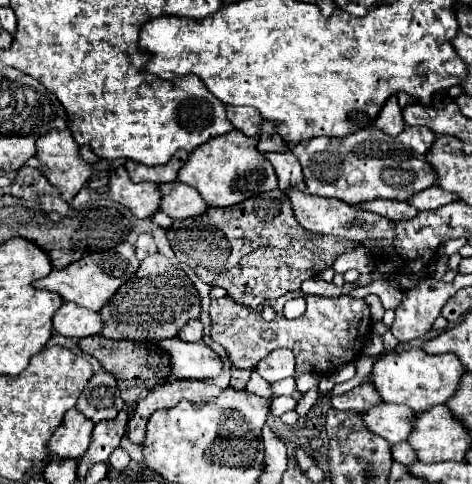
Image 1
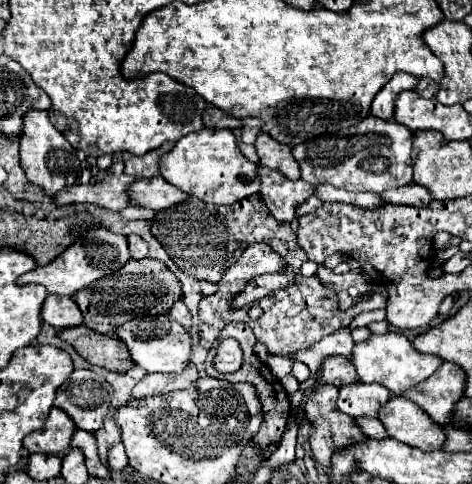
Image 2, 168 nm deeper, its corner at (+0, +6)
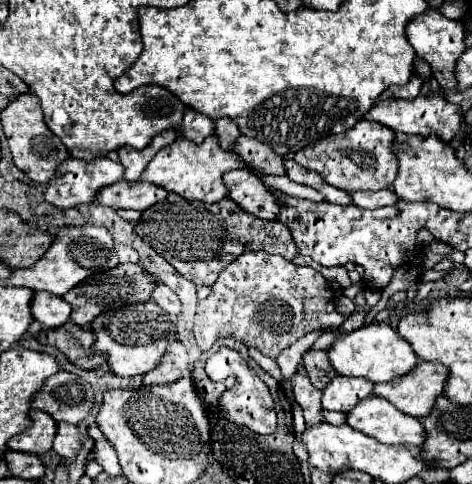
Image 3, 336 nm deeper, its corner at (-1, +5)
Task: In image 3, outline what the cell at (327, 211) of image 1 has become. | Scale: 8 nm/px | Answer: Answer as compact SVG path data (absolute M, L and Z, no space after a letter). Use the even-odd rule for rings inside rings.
M235 169L223 175L233 201L237 201L243 211L255 213L255 217L273 221L281 211L281 201L263 185L263 181L249 169Z

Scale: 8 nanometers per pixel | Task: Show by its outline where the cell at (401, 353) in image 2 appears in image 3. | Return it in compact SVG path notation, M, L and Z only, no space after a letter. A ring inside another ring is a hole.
M371 323L367 327L341 335L329 349L329 359L339 375L365 377L373 383L389 383L397 377L403 377L411 373L419 363L411 345L389 323Z

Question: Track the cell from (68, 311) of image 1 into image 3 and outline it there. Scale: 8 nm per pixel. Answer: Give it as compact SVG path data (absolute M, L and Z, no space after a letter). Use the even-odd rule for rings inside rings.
M37 291L31 301L31 313L45 327L61 327L71 317L71 305L57 295Z

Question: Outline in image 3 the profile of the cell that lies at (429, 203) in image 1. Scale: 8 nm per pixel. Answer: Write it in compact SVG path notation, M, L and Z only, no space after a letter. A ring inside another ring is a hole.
M387 189L387 191L357 191L353 197L353 205L363 207L363 209L377 209L377 207L385 207L385 205L395 205L397 201L401 201L395 191Z

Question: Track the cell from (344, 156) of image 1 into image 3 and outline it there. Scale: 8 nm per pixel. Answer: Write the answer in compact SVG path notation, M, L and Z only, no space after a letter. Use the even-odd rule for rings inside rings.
M361 119L353 129L339 135L329 135L311 147L295 153L295 161L301 167L317 171L329 185L343 191L379 191L393 185L399 173L399 161L393 151L395 133L381 123Z

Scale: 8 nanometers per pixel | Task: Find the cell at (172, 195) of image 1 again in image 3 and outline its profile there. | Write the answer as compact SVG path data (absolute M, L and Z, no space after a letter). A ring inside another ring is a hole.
M121 179L119 183L113 183L111 187L105 187L99 191L97 203L113 207L113 209L137 209L145 211L147 207L161 203L167 199L169 191L163 191L163 187L147 183L147 181L125 181Z

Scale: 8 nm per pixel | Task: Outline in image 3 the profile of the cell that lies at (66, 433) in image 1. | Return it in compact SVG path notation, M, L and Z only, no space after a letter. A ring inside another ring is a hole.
M31 409L31 419L33 425L27 431L15 435L15 439L11 439L11 449L43 455L53 447L57 435L57 421L51 419L51 415L47 415L45 411L35 411L35 409Z

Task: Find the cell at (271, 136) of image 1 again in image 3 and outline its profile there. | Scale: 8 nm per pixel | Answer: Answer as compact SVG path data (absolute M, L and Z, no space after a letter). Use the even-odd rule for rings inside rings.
M223 117L223 119L217 121L215 135L219 137L219 143L221 143L223 149L231 149L233 143L235 143L235 139L241 135L241 131L239 131L239 127L237 127L237 123L233 119Z

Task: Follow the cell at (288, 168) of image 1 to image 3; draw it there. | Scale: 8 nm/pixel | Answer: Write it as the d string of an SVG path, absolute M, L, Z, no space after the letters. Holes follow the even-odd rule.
M241 135L235 141L233 151L237 151L243 157L243 161L247 165L251 165L253 169L257 169L257 171L271 173L271 175L287 175L283 157L275 155L275 151L271 151L269 145L263 145L257 139Z

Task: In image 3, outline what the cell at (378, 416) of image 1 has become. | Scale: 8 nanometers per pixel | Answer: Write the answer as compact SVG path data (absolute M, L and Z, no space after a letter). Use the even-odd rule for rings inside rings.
M335 377L323 389L323 407L327 411L349 413L359 401L373 395L373 383L367 379L351 379L351 377Z

